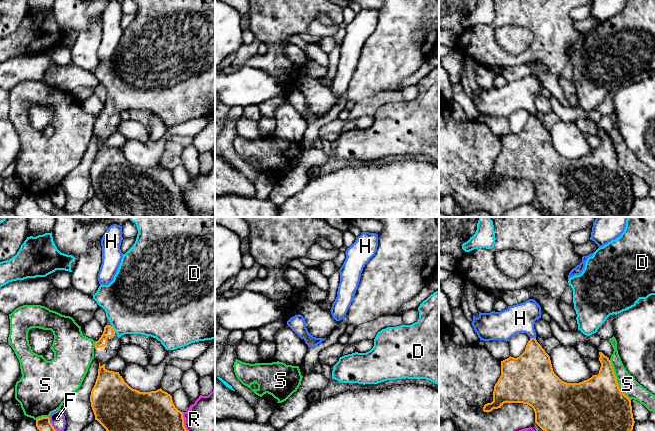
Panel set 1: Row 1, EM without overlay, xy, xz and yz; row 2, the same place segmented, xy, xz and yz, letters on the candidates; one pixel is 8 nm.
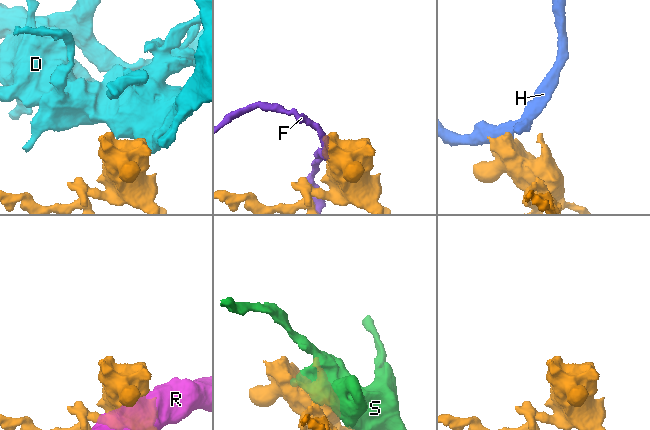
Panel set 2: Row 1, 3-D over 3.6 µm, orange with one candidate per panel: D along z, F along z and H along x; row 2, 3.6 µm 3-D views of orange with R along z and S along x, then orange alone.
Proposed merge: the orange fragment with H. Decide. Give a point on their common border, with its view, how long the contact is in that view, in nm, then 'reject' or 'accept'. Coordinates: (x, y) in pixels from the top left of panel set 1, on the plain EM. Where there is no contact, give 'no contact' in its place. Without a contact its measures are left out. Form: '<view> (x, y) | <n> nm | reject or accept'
yz (533, 114) | 50 nm | reject

